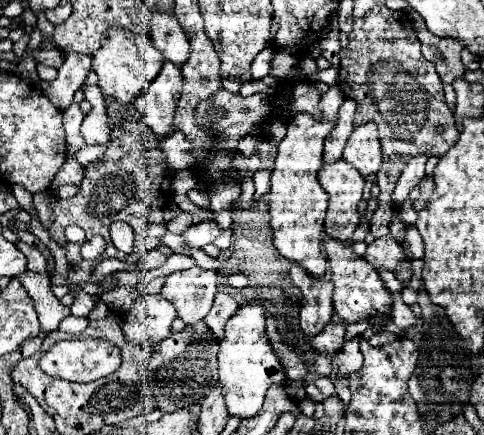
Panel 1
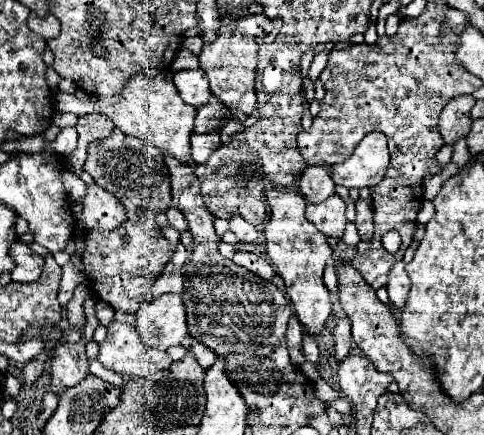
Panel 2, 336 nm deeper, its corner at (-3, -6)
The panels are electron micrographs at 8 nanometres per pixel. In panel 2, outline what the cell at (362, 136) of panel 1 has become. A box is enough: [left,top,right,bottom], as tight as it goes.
[333,132,389,188]

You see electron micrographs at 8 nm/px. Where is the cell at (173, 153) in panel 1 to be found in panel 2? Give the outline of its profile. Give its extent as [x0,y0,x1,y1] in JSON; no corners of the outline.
[191,134,219,164]

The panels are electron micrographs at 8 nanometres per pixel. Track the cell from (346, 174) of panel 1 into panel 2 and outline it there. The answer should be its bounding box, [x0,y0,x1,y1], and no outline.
[307,194,347,238]

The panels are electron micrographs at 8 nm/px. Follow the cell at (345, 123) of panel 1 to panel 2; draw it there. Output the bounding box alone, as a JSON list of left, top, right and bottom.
[299,164,335,204]

